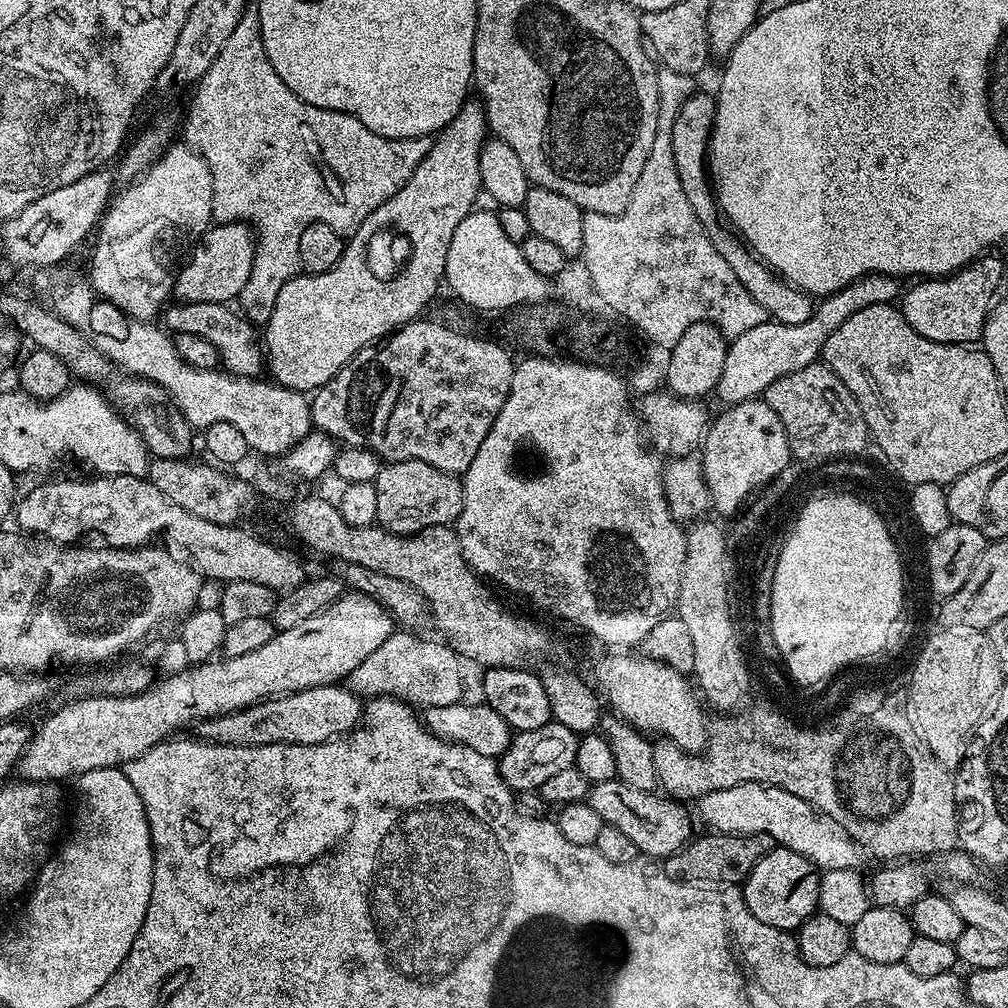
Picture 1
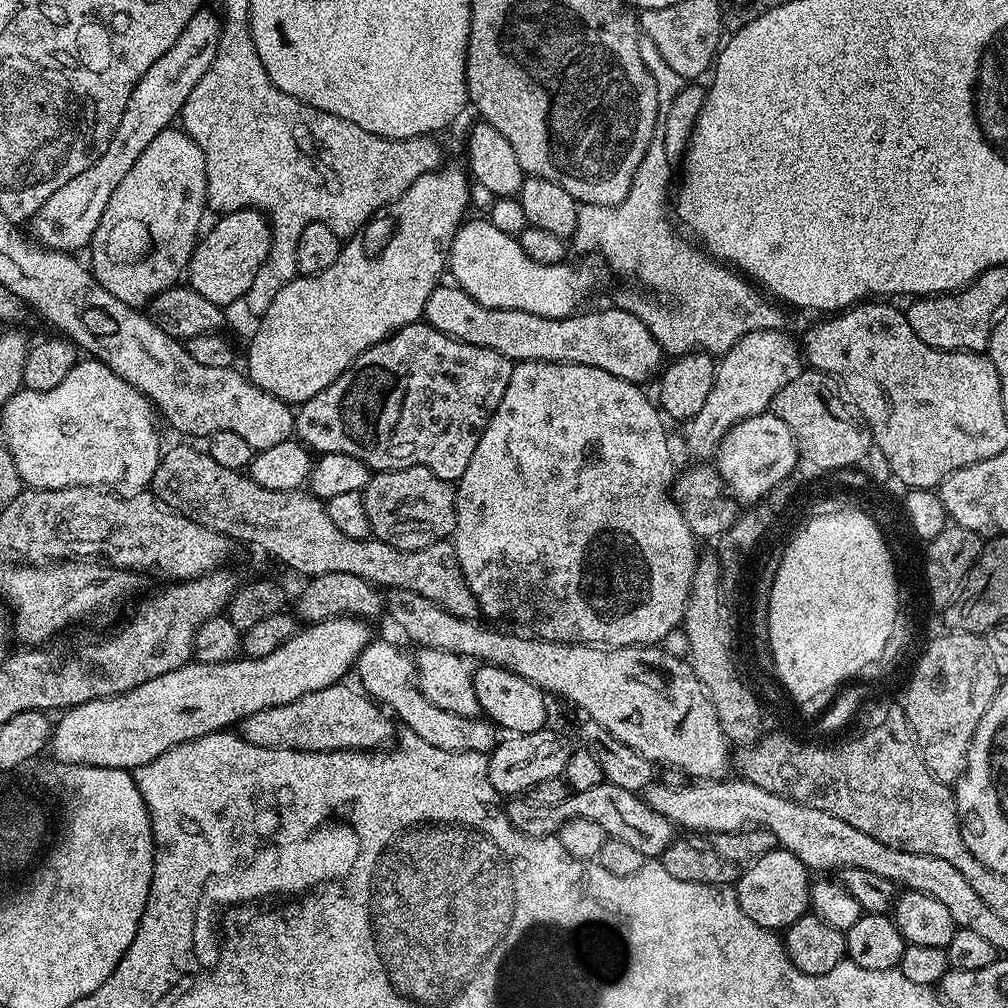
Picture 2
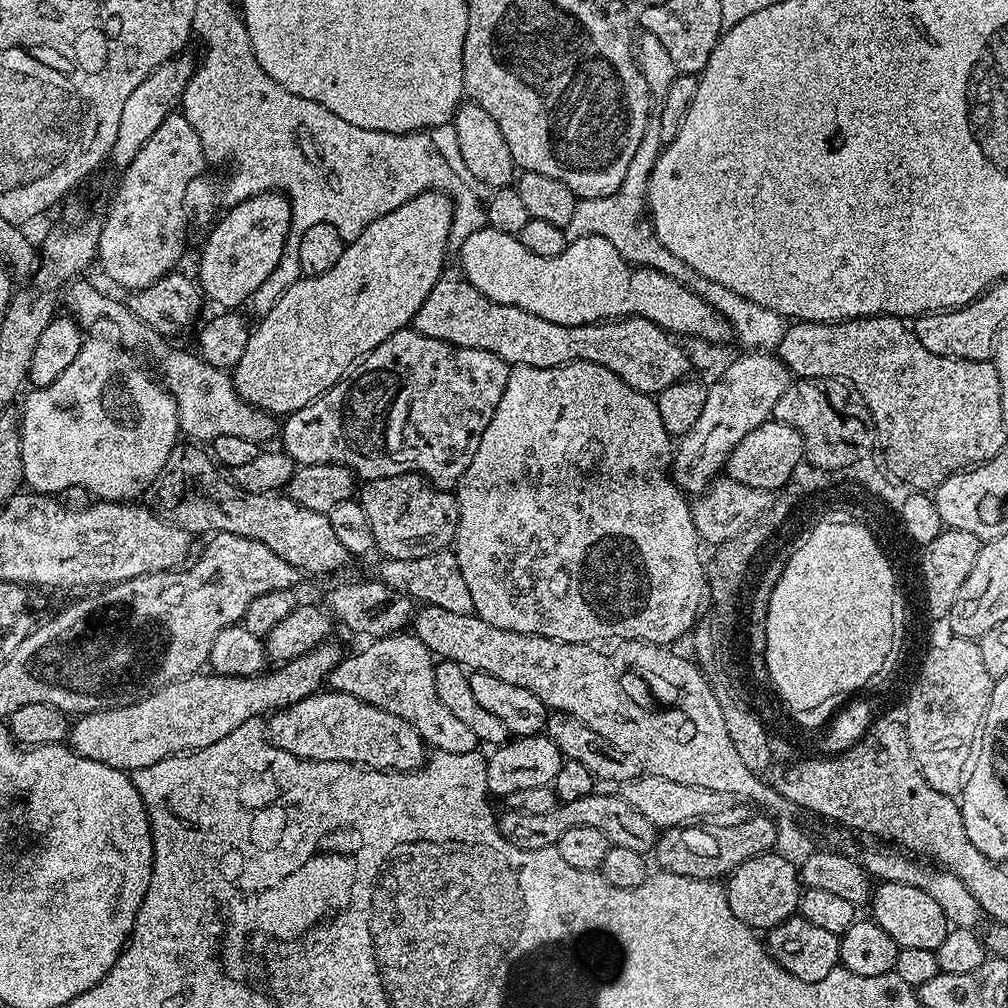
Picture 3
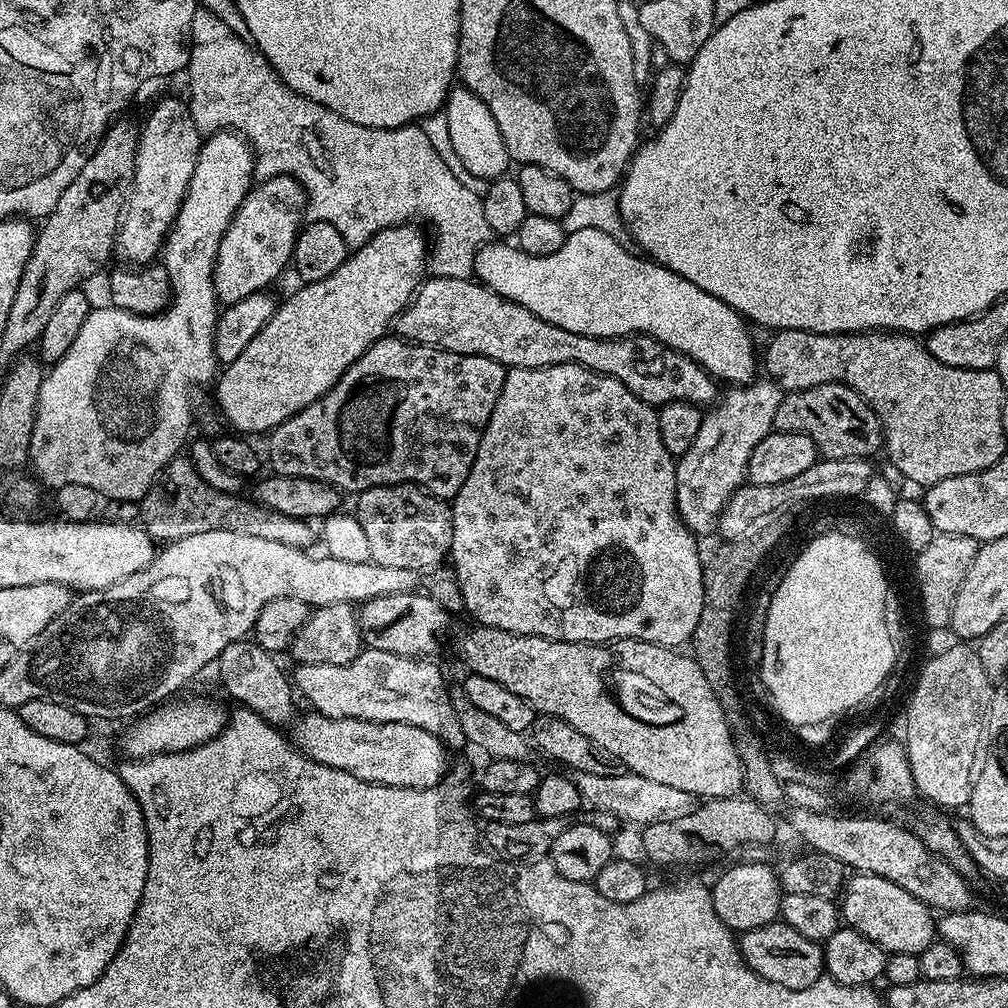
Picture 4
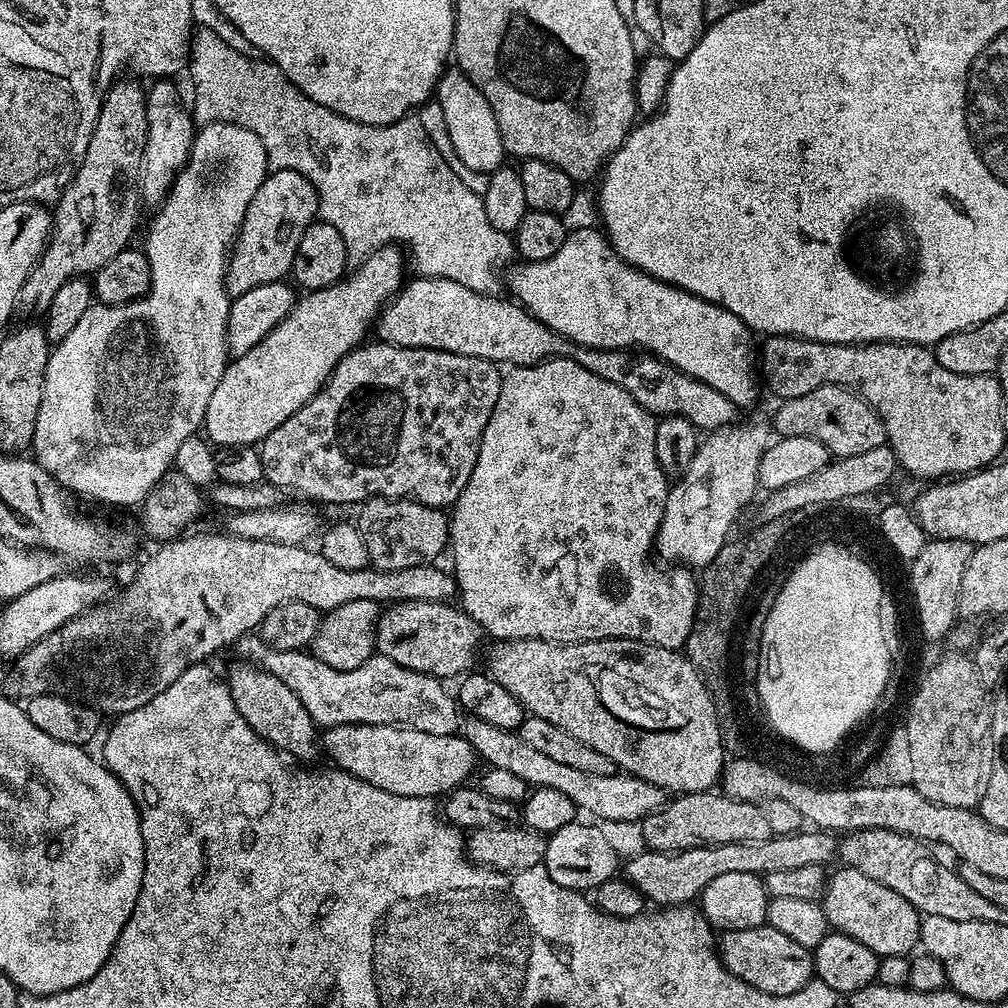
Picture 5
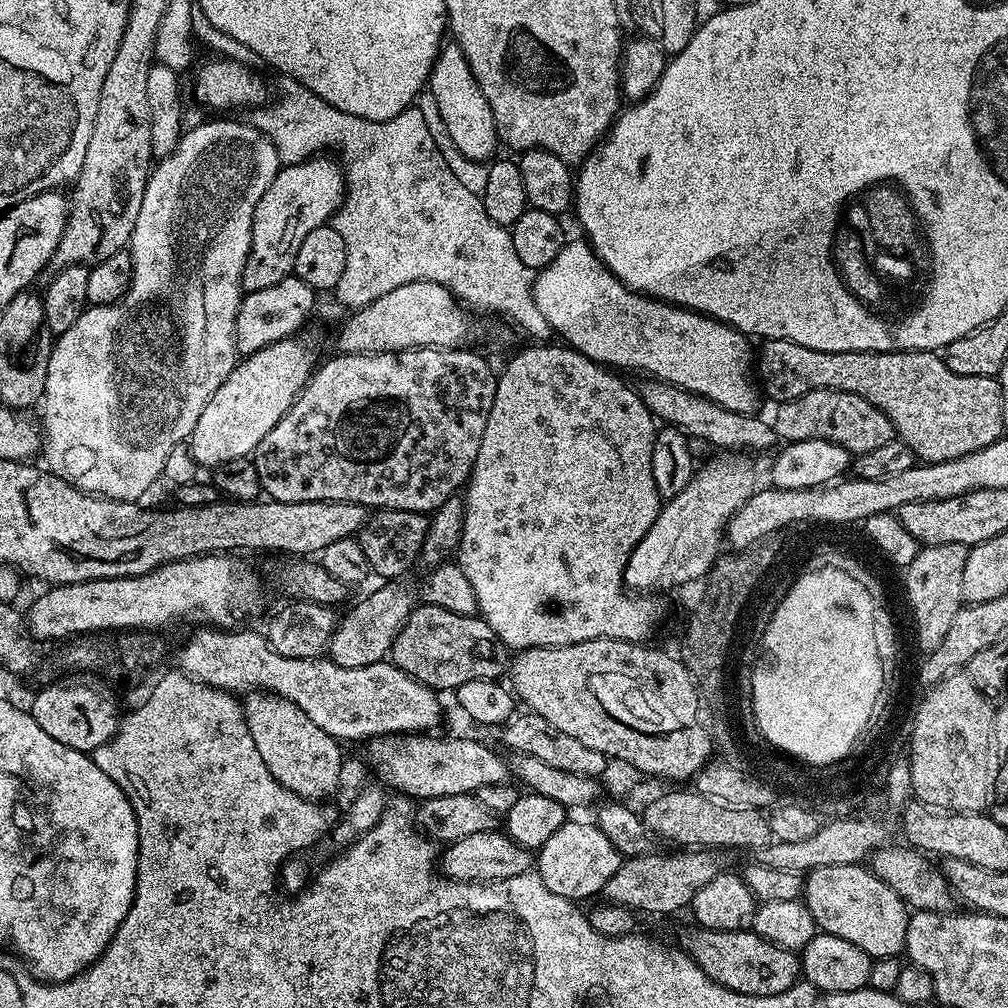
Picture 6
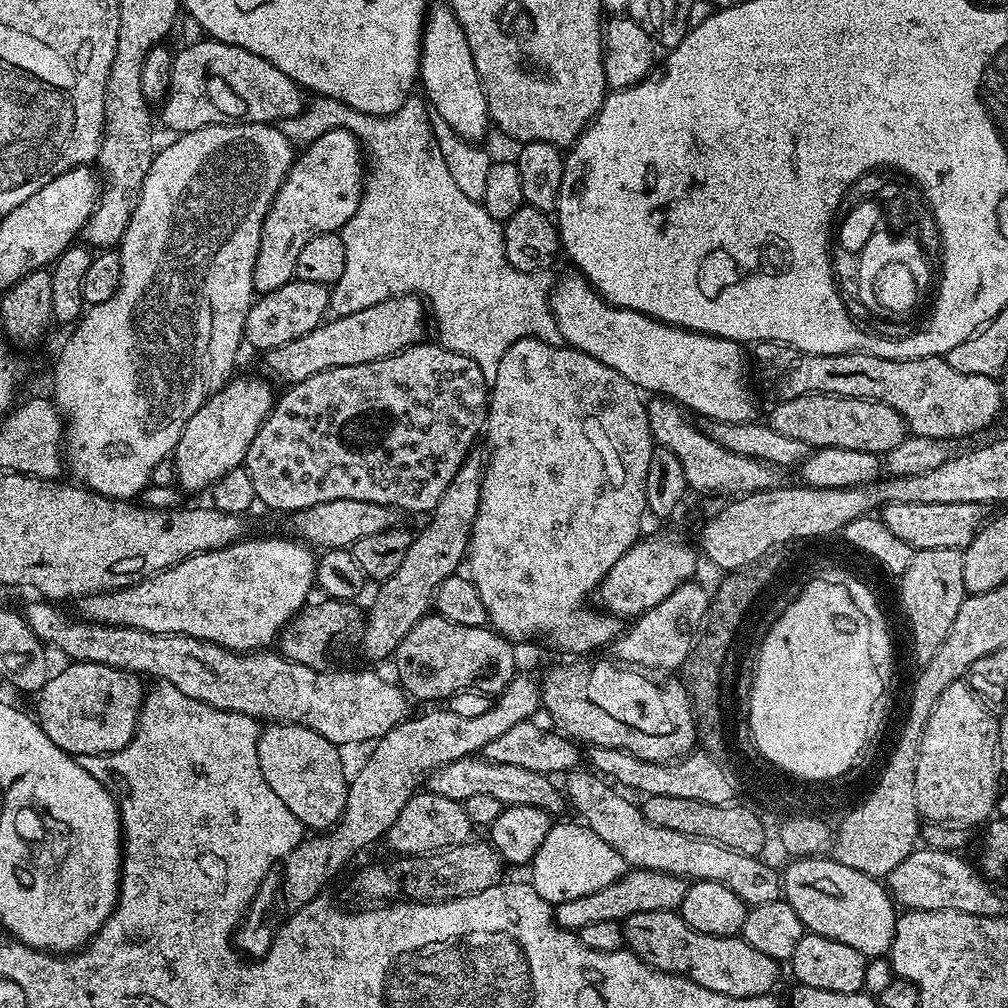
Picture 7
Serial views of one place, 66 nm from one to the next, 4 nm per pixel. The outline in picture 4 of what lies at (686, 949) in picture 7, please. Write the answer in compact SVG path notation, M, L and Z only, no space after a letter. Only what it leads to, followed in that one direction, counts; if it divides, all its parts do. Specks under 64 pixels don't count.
M773 922L761 928L752 928L739 937L738 943L740 957L748 968L778 986L786 986L790 990L806 990L806 986L820 983L825 975L823 947L817 941L798 934L798 930L789 924Z

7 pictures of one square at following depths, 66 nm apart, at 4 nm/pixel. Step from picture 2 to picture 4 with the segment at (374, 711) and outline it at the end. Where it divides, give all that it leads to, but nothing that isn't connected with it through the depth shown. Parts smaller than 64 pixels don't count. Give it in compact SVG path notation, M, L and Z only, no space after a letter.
M308 710L302 716L291 725L290 740L296 751L322 766L346 770L346 774L362 778L363 783L433 788L445 779L449 771L449 749L434 734L418 726L402 722L359 720L354 716L330 717L315 710Z

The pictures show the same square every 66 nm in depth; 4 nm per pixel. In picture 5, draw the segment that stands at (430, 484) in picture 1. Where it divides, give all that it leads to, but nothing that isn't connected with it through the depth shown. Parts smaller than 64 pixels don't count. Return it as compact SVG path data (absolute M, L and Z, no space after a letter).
M374 496L359 505L360 520L358 527L362 538L366 542L366 550L371 567L381 572L397 572L406 570L410 566L431 564L440 551L447 549L450 544L450 520L439 508L431 508L417 500L407 498L389 498L387 496Z

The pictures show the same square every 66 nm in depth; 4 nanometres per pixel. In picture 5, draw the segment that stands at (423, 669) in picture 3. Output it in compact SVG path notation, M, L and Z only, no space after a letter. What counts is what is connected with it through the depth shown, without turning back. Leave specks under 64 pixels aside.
M249 634L236 641L234 651L240 655L237 657L248 662L255 662L270 674L282 678L282 682L286 682L286 686L290 686L290 690L298 694L298 698L302 705L306 706L313 722L325 729L343 724L398 724L405 728L422 730L426 734L442 734L443 736L455 736L461 731L462 712L453 693L451 691L448 693L440 685L443 683L437 677L398 666L398 662L394 662L389 656L373 654L366 662L362 662L362 666L358 666L358 670L334 670L334 666L326 666L326 662L312 655L311 651L279 652L264 643L256 634Z

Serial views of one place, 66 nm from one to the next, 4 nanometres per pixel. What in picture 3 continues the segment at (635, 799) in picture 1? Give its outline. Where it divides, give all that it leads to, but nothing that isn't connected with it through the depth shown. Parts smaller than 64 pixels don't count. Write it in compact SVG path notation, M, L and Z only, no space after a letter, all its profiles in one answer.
M593 790L586 798L578 798L574 802L560 802L554 810L550 810L550 814L522 814L521 812L513 812L511 810L501 811L498 816L500 833L511 840L513 844L517 844L519 848L527 848L529 852L537 852L539 848L547 848L554 846L562 838L562 834L566 834L566 830L574 830L574 826L581 824L582 826L594 826L594 830L602 830L602 834L608 839L609 845L626 846L630 850L638 850L645 854L651 853L656 846L656 838L658 830L646 818L642 818L642 814L638 814L638 810L634 810L634 806L630 806L630 802L626 802L623 795L607 796L600 790Z

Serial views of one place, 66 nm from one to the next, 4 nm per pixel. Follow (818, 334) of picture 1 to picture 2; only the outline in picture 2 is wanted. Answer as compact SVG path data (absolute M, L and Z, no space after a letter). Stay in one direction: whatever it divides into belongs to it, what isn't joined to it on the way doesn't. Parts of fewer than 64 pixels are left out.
M784 330L751 332L719 357L714 386L710 386L710 394L702 405L702 410L698 410L696 417L686 424L688 452L696 456L692 458L704 462L715 457L720 439L735 424L769 411L778 390L782 390L782 386L787 386L789 382L794 382L794 378L805 371L801 345L797 341L795 344L786 333Z

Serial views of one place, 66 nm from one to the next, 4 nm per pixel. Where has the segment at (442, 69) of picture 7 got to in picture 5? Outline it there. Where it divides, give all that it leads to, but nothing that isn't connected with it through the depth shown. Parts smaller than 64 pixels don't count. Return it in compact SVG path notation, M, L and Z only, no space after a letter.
M455 66L449 67L436 86L434 100L442 106L442 118L446 118L451 145L463 165L471 171L482 173L502 167L506 153L502 134L498 130L498 118L494 118L494 110L490 110L490 102L486 102L482 90L478 90L478 86L474 86L474 82L470 82L464 72Z

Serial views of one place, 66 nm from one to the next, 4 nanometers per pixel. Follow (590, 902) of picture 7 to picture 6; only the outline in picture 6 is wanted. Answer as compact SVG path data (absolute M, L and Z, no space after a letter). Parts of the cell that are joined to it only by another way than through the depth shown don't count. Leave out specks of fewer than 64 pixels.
M676 850L673 856L651 852L621 859L620 868L614 870L614 878L610 878L604 887L602 896L605 901L631 908L640 914L653 912L656 916L668 916L683 908L685 911L691 905L694 894L698 894L710 878L722 871L722 864L708 850Z

